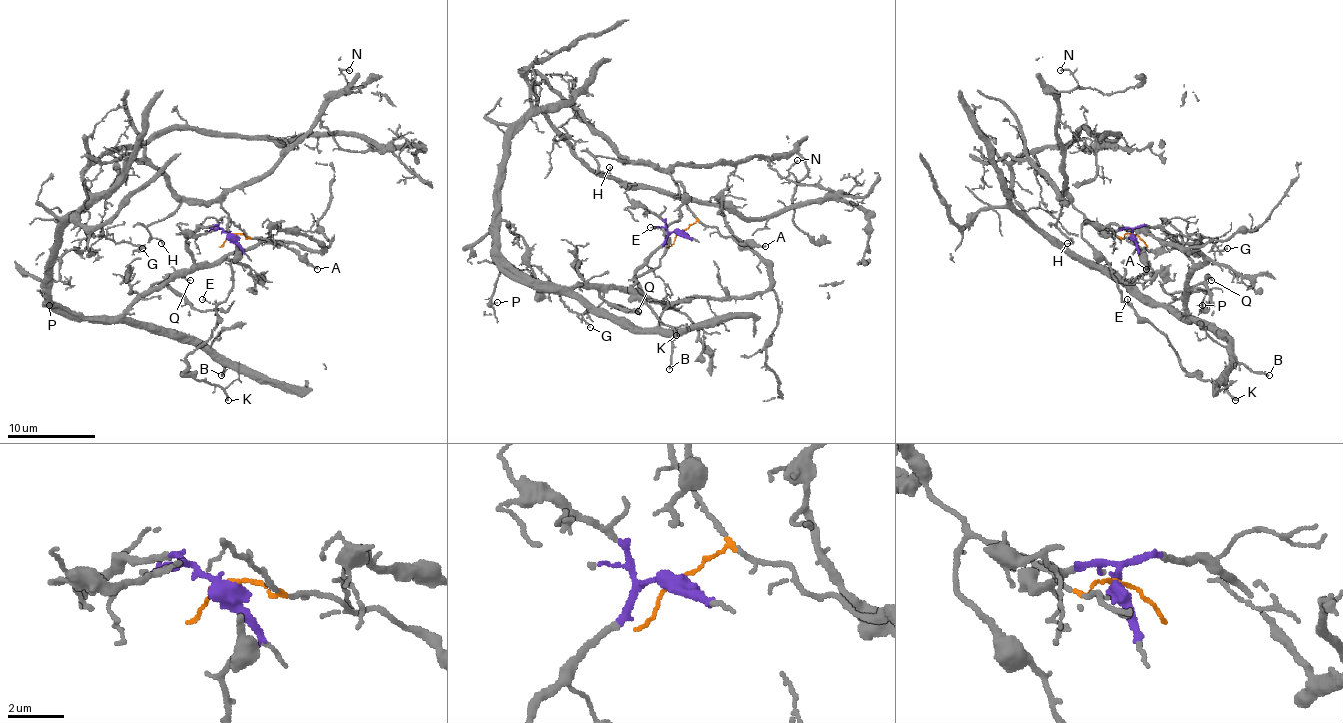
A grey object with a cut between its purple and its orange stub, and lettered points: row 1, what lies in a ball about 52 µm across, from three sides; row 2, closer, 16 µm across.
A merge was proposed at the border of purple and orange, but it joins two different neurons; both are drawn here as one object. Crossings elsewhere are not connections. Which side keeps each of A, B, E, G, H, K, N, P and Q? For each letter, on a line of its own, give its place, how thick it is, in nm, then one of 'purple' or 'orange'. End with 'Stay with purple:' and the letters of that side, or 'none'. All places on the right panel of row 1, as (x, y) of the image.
A: (1146, 269) | 180 nm | orange
B: (1269, 375) | 190 nm | purple
E: (1127, 299) | 90 nm | orange
G: (1227, 248) | 110 nm | purple
H: (1067, 243) | 120 nm | orange
K: (1235, 400) | 180 nm | orange
N: (1060, 70) | 130 nm | orange
P: (1202, 305) | 100 nm | purple
Q: (1211, 280) | 130 nm | purple
Stay with purple: B, G, P, Q

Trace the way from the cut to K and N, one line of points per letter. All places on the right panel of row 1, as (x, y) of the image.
K: (1132, 234), (1117, 236), (1095, 221), (1081, 227), (1117, 289), (1163, 333), (1179, 364), (1225, 386), (1236, 399)
N: (1132, 234), (1117, 236), (1073, 205), (1066, 192), (1053, 95), (1079, 86), (1070, 73), (1059, 70)

